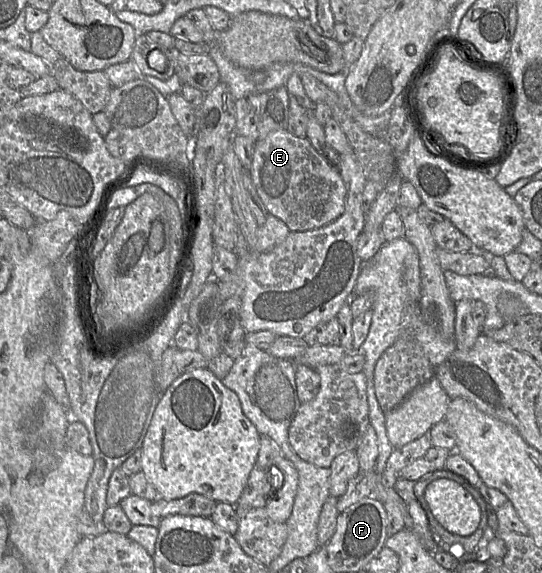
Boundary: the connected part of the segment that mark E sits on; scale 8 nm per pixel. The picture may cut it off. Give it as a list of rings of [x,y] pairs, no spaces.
[[[287,129],[270,132],[255,142],[251,178],[268,213],[283,221],[290,231],[323,227],[345,210],[346,186],[310,141],[294,136]]]

